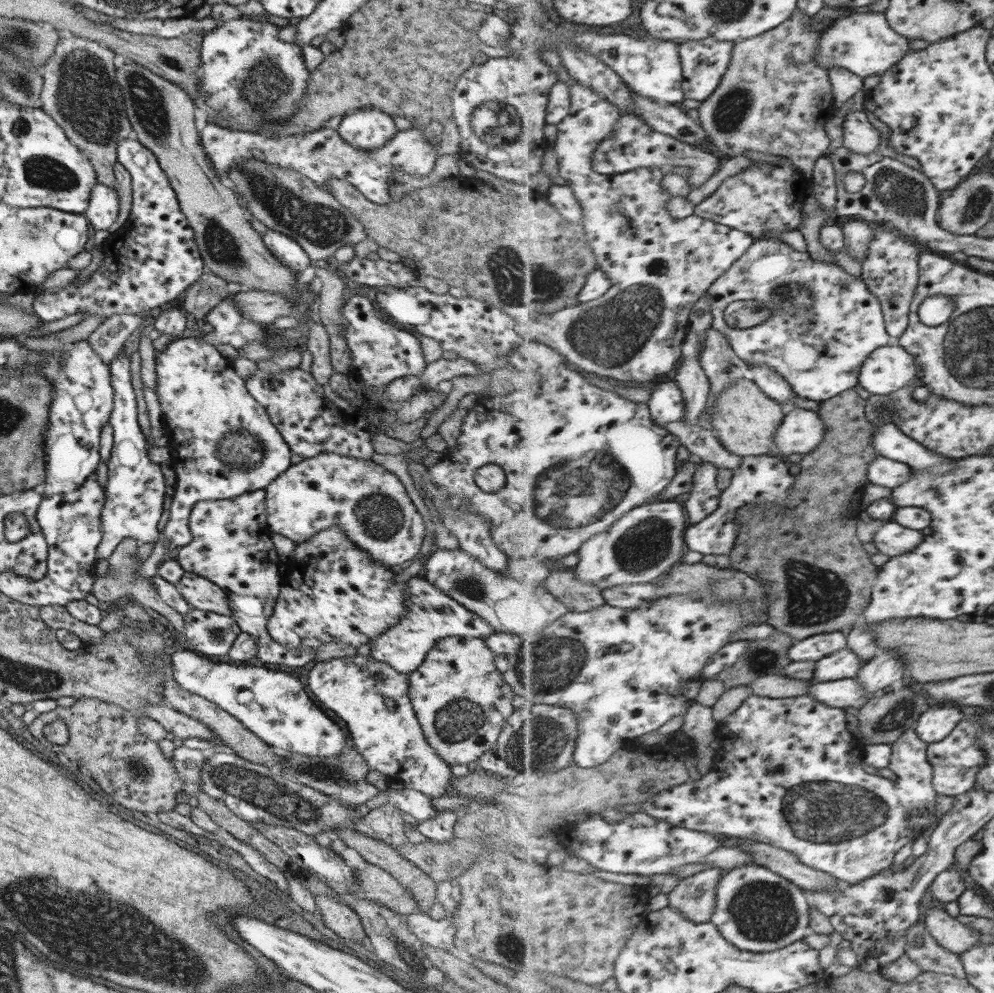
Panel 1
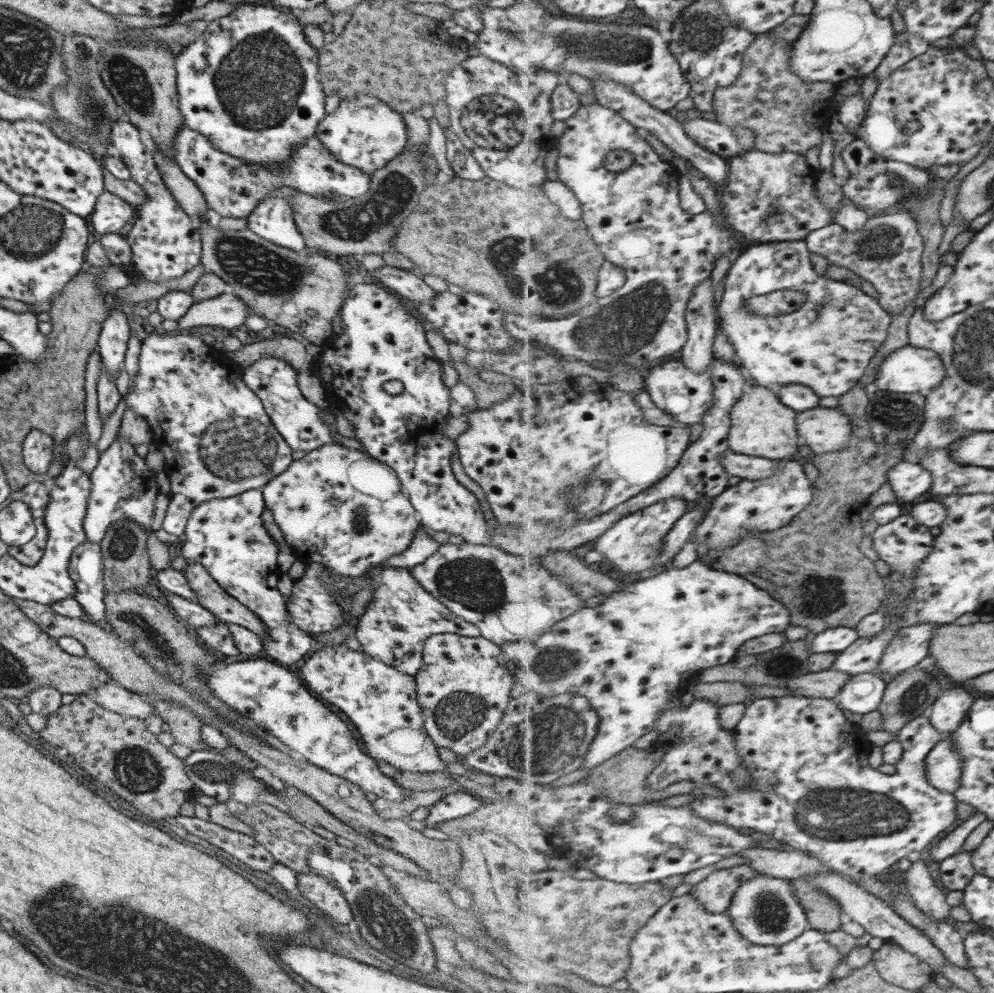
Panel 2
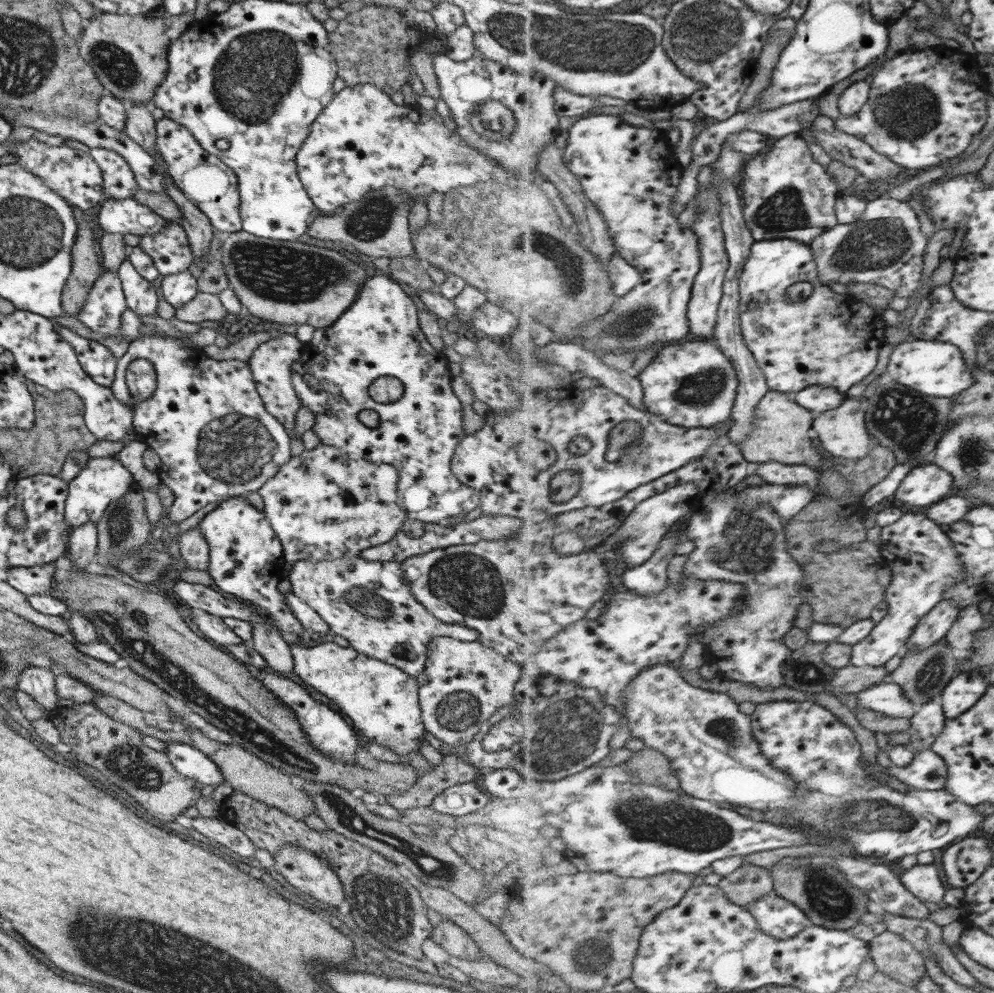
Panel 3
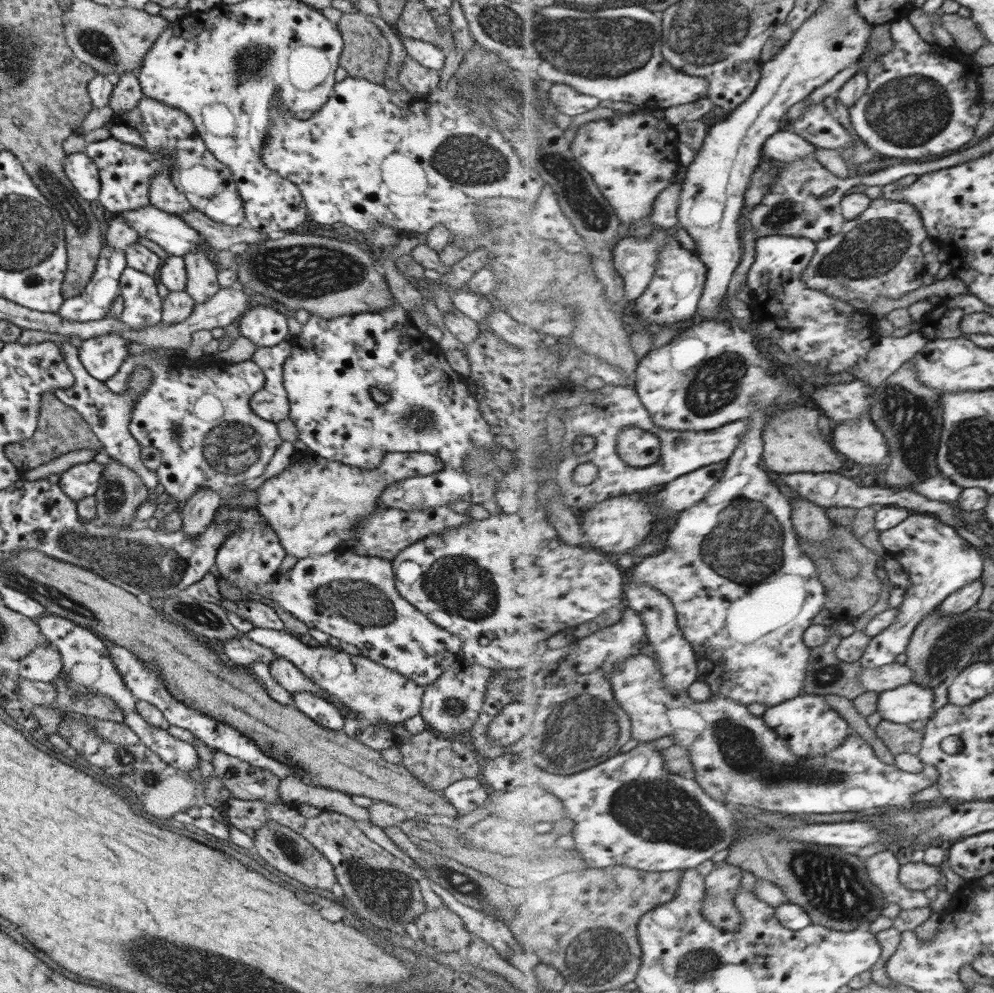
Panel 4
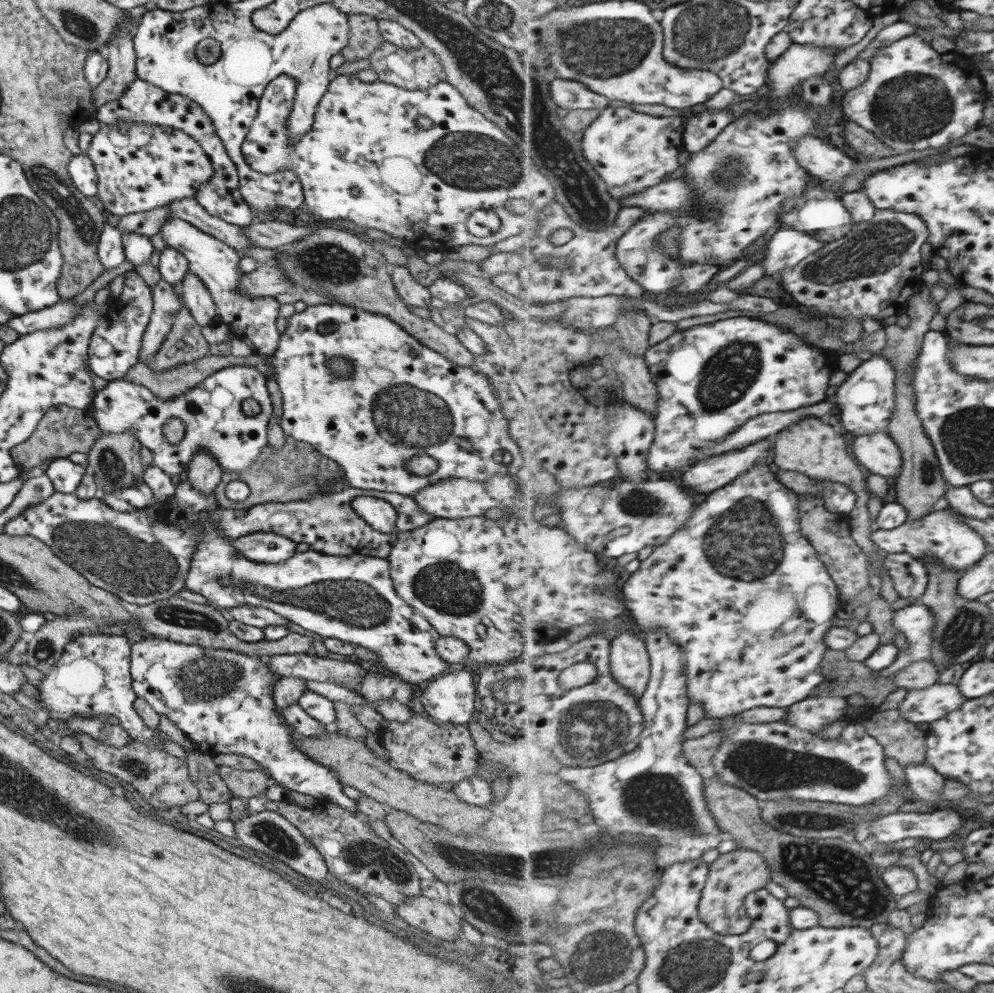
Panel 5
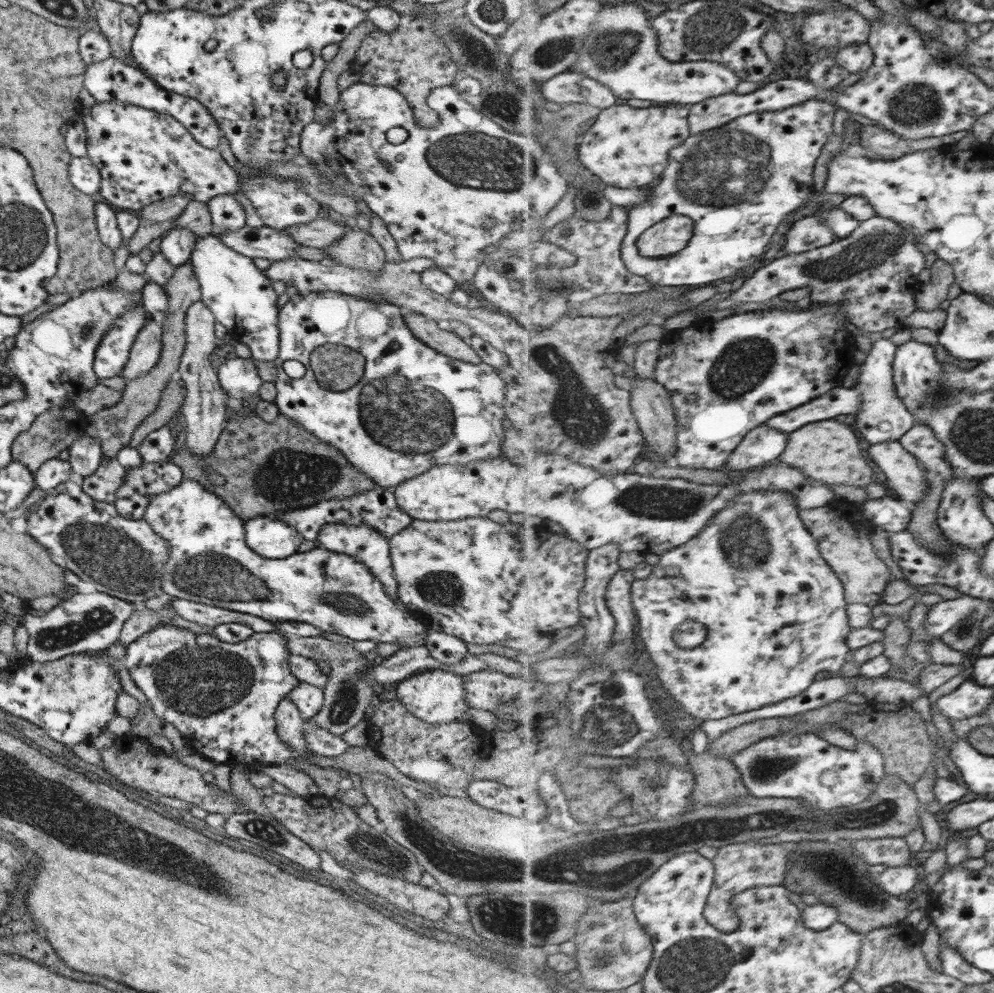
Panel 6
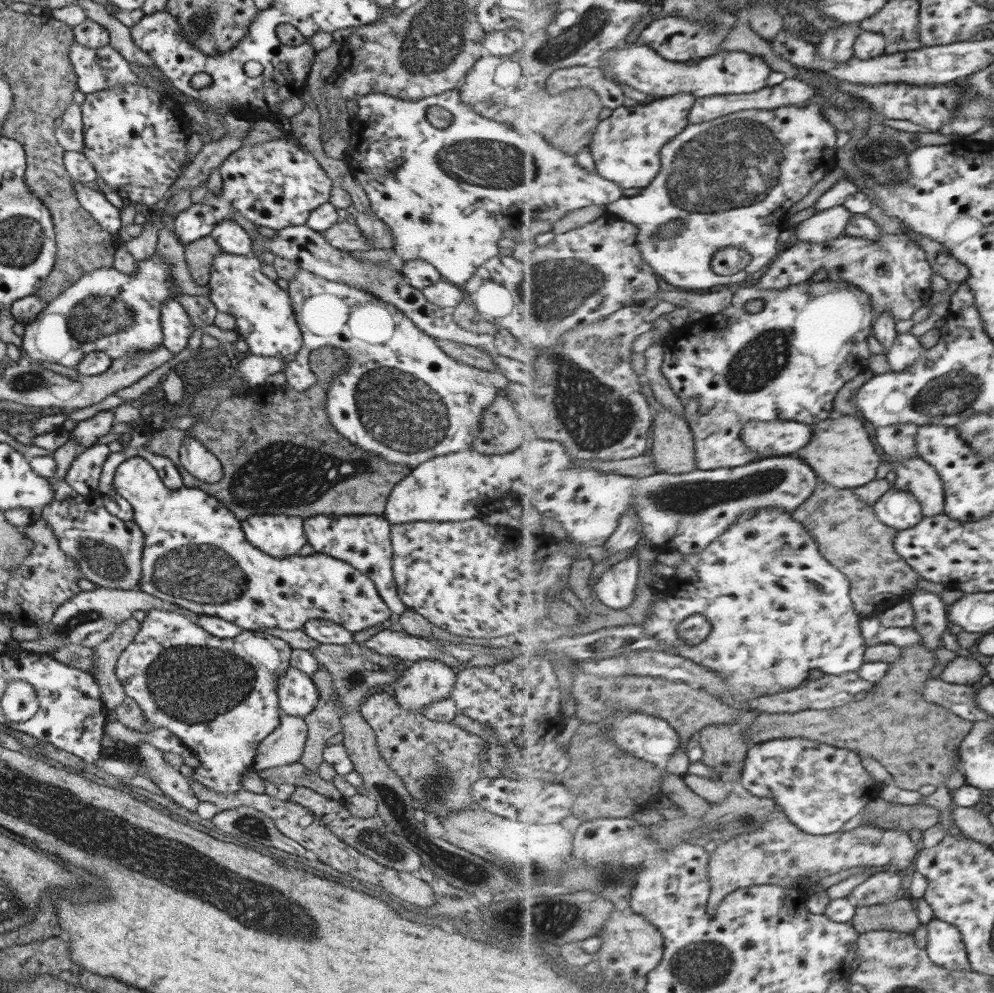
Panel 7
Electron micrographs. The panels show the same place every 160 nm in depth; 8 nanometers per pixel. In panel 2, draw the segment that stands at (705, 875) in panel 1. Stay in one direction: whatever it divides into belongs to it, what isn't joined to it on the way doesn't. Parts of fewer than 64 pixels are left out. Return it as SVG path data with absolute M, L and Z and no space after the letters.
M750 865L715 870L706 879L693 885L688 893L697 896L710 912L726 912L736 890L757 875L763 874Z

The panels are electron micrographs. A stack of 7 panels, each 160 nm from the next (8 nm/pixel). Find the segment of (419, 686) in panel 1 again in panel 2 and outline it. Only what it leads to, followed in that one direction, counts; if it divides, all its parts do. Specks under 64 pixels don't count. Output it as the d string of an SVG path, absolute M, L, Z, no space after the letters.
M441 633L431 635L429 636L429 638L425 639L422 651L422 665L421 668L419 668L419 670L414 674L414 683L416 701L417 704L419 704L419 708L421 708L425 732L437 748L447 748L447 750L451 750L451 752L454 752L456 755L465 756L470 752L473 752L476 748L479 748L480 746L483 746L483 744L485 744L488 735L490 735L494 731L497 723L501 720L501 717L503 716L505 707L507 706L509 699L517 691L516 683L514 682L512 677L512 670L507 669L506 664L507 659L502 653L500 647L498 647L495 643L492 643L490 640L484 639L481 636L466 637L459 636L458 634Z

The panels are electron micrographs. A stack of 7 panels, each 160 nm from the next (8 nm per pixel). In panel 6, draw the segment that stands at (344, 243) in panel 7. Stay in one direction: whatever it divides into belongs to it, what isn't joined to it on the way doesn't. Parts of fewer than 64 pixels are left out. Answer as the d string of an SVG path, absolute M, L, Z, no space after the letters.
M316 217L306 223L296 224L293 227L282 228L286 236L290 236L296 244L311 248L322 248L335 242L345 232L344 221L331 222Z

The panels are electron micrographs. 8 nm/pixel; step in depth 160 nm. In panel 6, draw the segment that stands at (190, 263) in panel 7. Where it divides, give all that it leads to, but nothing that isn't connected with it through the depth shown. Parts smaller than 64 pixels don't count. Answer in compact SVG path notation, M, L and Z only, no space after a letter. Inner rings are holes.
M196 200L189 201L181 214L173 221L172 226L166 228L160 235L160 238L165 237L165 235L173 229L187 229L193 232L197 237L211 234L212 224L206 203L197 202ZM184 262L175 267L171 278L162 286L167 299L166 313L164 314L164 323L162 324L161 350L156 365L151 368L147 374L137 376L135 380L126 382L126 386L121 395L121 400L117 404L99 410L93 415L87 417L85 434L87 437L93 437L101 445L101 455L103 459L115 459L117 451L127 446L133 431L146 419L155 412L161 390L165 390L165 384L175 377L178 364L185 346L184 333L184 316L187 307L200 298L200 290L197 279L193 274L190 262Z

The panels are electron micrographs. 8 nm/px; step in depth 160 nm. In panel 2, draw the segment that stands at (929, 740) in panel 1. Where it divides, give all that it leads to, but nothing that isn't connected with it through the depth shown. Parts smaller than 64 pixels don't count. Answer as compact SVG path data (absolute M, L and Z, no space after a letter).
M953 686L932 704L928 713L935 728L945 734L952 734L961 726L978 697L977 693L971 694L969 690L963 686Z

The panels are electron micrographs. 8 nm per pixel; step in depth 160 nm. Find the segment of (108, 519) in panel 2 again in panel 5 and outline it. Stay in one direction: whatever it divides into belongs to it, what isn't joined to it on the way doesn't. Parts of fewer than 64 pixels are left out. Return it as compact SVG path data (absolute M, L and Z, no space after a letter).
M57 458L49 463L44 474L51 481L55 491L71 494L78 488L86 469L84 464L75 464L67 458Z

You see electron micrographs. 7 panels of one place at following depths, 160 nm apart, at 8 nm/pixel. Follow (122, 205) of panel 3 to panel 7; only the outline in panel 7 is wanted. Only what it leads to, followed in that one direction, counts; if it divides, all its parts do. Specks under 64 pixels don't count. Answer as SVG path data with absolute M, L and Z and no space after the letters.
M221 251L212 258L208 273L210 277L206 282L206 297L213 303L217 312L227 312L233 316L234 332L248 346L249 354L284 358L294 355L302 347L302 336L290 307L288 293L279 289L274 281L262 273L262 263L258 257L232 255Z

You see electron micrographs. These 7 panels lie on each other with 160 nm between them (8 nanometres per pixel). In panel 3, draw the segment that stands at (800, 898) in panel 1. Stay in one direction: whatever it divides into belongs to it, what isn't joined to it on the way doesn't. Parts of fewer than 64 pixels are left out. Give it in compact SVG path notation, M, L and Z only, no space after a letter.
M775 890L747 907L758 918L762 931L777 939L793 938L814 925L802 908L779 896Z

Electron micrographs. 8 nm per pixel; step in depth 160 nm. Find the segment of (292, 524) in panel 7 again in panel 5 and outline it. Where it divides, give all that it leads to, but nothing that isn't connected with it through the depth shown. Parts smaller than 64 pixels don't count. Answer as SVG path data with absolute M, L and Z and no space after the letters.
M252 532L232 540L232 547L243 558L259 564L277 564L293 556L296 542L275 532Z

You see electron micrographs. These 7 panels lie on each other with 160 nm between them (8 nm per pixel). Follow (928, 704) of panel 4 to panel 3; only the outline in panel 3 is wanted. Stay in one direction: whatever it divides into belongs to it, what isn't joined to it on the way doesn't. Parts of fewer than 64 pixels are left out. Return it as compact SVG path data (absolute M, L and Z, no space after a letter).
M883 681L856 693L857 704L908 721L919 710L895 682Z

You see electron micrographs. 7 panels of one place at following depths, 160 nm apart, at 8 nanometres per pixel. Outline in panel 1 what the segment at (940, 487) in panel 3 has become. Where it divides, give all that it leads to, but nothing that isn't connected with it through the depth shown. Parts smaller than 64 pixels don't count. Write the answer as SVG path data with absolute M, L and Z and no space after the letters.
M886 457L877 458L868 466L868 480L873 484L893 490L907 482L911 469L911 466L898 460Z

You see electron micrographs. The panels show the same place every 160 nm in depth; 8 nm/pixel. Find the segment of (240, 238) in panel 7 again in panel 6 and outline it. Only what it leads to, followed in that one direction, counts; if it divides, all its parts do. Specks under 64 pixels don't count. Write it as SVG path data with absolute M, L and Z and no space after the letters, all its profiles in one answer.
M232 193L220 194L210 198L206 202L206 207L212 224L211 235L219 240L223 233L233 232L244 225L244 210Z

